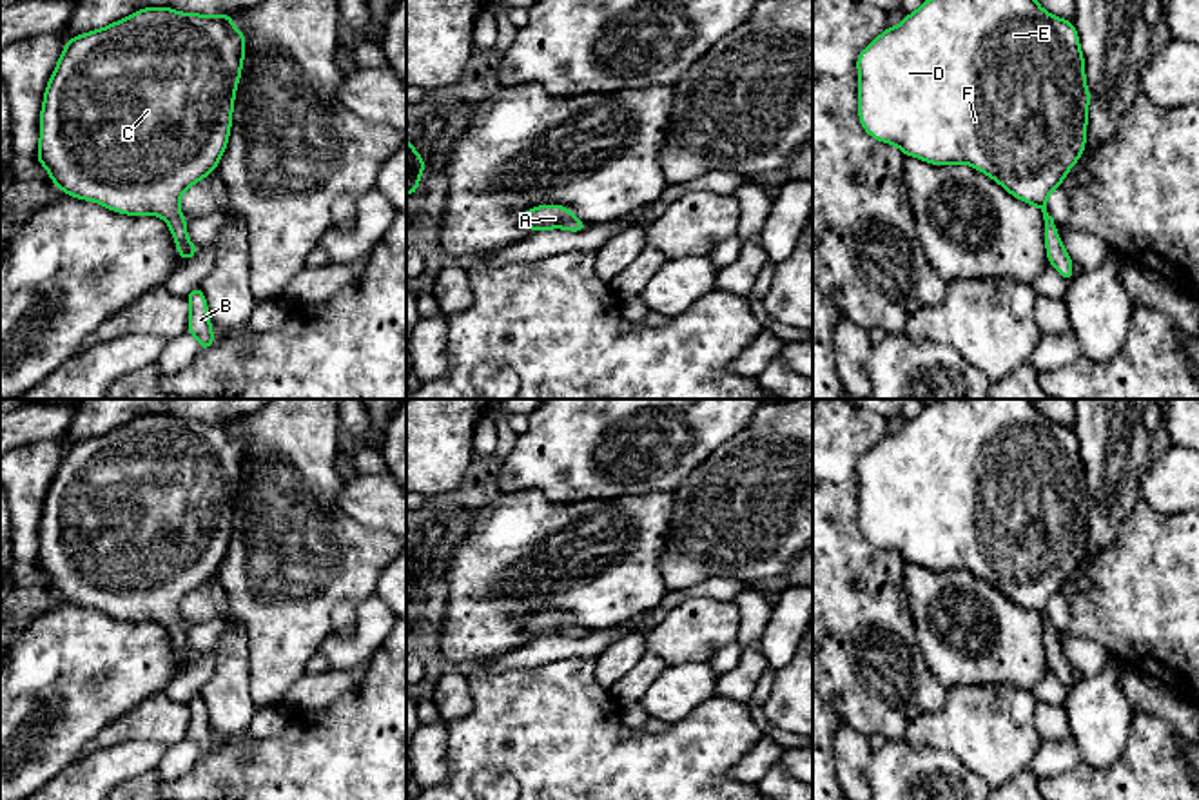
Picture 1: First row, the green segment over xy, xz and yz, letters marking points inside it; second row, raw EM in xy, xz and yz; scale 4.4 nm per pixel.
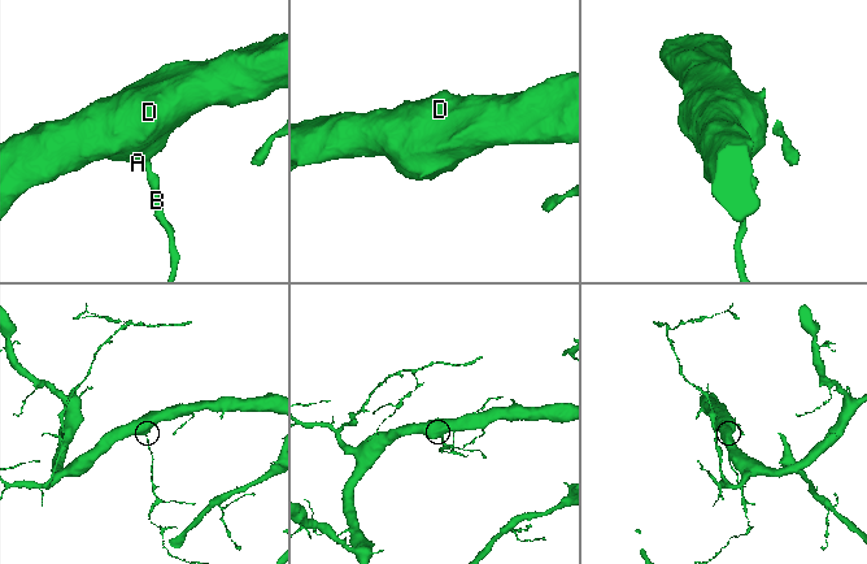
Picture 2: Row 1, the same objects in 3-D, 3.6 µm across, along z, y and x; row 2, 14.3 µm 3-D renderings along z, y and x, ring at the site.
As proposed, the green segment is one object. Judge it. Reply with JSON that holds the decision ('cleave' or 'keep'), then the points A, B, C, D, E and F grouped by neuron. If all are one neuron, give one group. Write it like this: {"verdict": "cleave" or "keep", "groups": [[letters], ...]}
{"verdict": "keep", "groups": [["A", "B", "C", "D", "E", "F"]]}

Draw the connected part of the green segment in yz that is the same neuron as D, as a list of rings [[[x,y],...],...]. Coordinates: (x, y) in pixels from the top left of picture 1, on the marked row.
[[[923,0],[900,25],[885,27],[858,54],[856,67],[858,116],[863,131],[931,165],[967,163],[1023,203],[1038,207],[1045,220],[1048,265],[1072,283],[1072,258],[1047,212],[1048,194],[1061,187],[1087,143],[1090,93],[1072,20],[1047,13],[1036,0]]]

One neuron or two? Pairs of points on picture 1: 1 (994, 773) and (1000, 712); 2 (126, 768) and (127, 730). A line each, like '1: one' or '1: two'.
1: one
2: two

